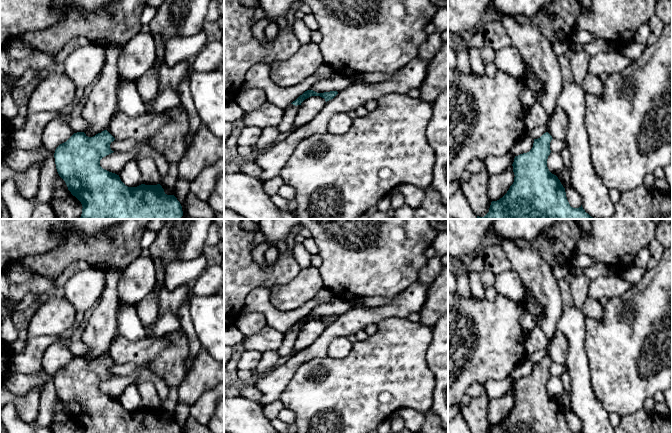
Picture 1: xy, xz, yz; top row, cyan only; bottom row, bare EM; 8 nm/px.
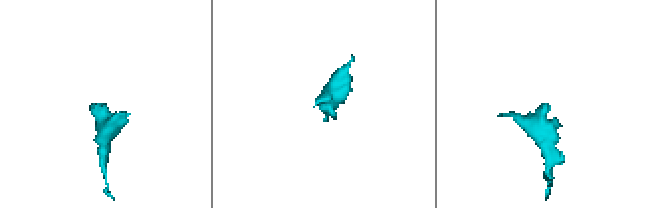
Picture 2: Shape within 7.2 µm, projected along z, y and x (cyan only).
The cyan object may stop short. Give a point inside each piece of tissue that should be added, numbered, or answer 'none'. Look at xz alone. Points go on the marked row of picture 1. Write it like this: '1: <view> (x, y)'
none

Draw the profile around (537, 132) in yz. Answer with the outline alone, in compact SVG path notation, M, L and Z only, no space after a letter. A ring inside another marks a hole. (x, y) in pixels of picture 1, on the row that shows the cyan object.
M546 125L537 126L536 128L529 131L529 134L534 138L540 138L544 133L547 132Z

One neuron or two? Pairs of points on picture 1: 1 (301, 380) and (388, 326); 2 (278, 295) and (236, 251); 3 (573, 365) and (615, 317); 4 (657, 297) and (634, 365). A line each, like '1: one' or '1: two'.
1: one
2: two
3: two
4: one

